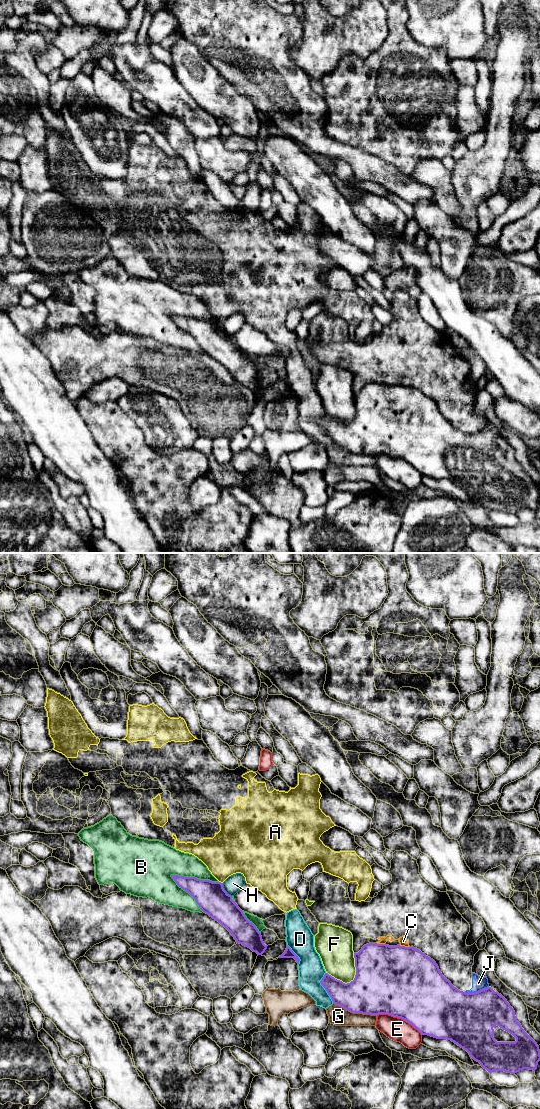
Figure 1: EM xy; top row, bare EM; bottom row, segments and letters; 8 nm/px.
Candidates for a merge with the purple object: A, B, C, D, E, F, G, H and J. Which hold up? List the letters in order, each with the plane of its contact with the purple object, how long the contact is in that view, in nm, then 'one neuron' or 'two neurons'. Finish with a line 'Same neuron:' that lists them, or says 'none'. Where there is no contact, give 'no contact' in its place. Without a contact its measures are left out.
A: meets purple in xy; contact 40 nm long; two neurons
B: meets purple in xy; contact 400 nm long; two neurons
C: meets purple in xy; contact 90 nm long; two neurons
D: meets purple in xy; contact 260 nm long; two neurons
E: meets purple in xy; contact 400 nm long; two neurons
F: meets purple in xy; contact 280 nm long; two neurons
G: meets purple in xy; contact 360 nm long; two neurons
H: meets purple in xy; contact 130 nm long; two neurons
J: meets purple in xy; contact 200 nm long; two neurons
Same neuron: none

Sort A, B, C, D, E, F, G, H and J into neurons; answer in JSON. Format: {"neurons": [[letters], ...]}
{"neurons": [["A", "D"], ["B"], ["C", "J"], ["E"], ["F"], ["G"], ["H"]]}

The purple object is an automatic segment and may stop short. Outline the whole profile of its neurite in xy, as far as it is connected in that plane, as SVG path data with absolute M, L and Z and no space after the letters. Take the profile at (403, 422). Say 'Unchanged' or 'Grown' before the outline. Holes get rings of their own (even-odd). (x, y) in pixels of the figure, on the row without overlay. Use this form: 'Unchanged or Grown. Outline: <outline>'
Grown. Outline: M369 383L364 385L358 393L354 393L354 398L356 415L353 421L345 424L328 413L325 413L320 421L334 444L352 453L376 456L388 454L405 460L421 475L451 480L466 490L470 497L479 502L489 513L504 511L515 514L523 509L533 511L537 509L540 501L539 486L517 461L515 451L507 440L491 427L475 433L458 430L442 415L433 399L413 387Z

